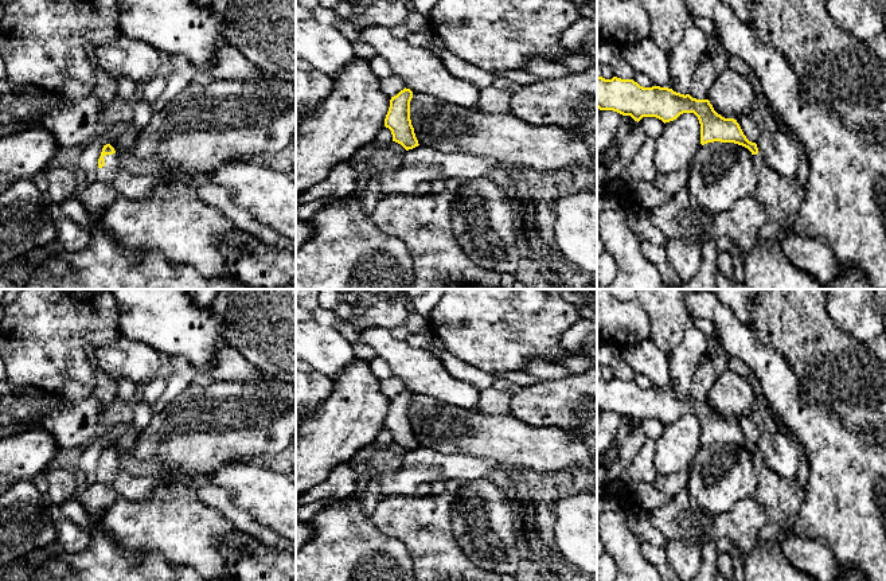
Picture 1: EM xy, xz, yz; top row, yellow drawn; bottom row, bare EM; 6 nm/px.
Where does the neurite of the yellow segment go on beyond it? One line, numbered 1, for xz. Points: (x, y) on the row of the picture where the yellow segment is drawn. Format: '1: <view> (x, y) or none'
1: none

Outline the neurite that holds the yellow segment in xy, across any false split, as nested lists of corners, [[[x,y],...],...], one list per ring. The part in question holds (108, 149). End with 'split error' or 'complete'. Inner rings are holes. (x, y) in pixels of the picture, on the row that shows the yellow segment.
[[[110,144],[104,145],[94,176],[83,182],[77,194],[85,208],[94,215],[99,215],[113,199],[120,196],[113,187],[117,167],[114,148]]]; split error

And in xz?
[[[406,87],[391,97],[385,118],[385,126],[391,130],[393,141],[401,144],[406,151],[419,145],[410,120],[411,98],[413,91]]]; complete

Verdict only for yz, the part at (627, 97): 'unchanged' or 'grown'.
grown

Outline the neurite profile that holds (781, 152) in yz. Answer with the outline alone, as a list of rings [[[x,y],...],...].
[[[761,132],[757,140],[758,153],[765,164],[780,176],[793,178],[800,164],[803,147],[784,132]]]

